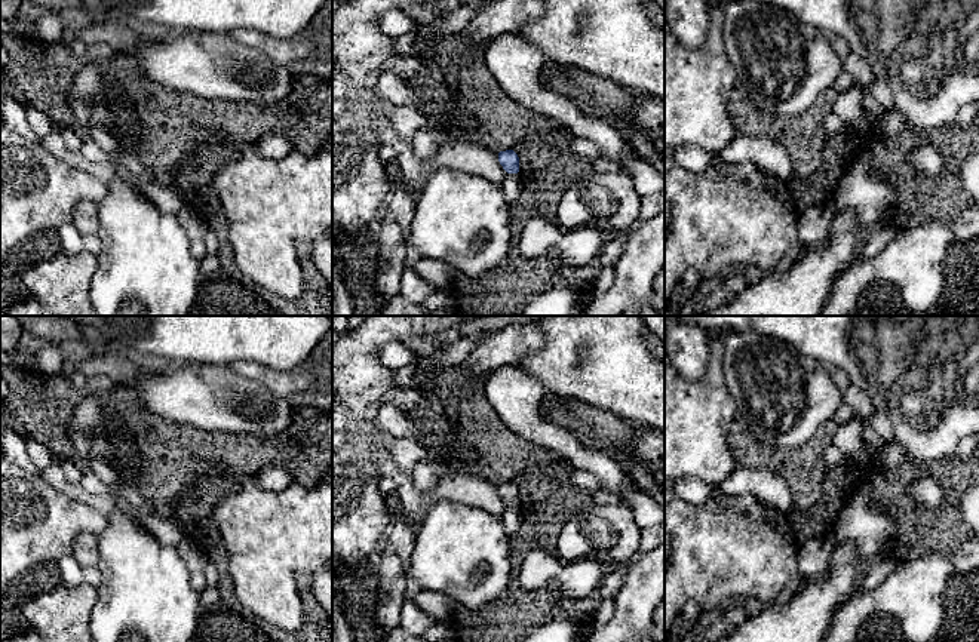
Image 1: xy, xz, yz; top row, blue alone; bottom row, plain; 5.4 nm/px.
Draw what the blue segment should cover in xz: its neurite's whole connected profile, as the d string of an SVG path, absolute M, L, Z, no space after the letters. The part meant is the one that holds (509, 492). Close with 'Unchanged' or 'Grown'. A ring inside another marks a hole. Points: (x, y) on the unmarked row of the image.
M513 482L500 483L498 494L507 506L519 504L519 489Z. Unchanged

